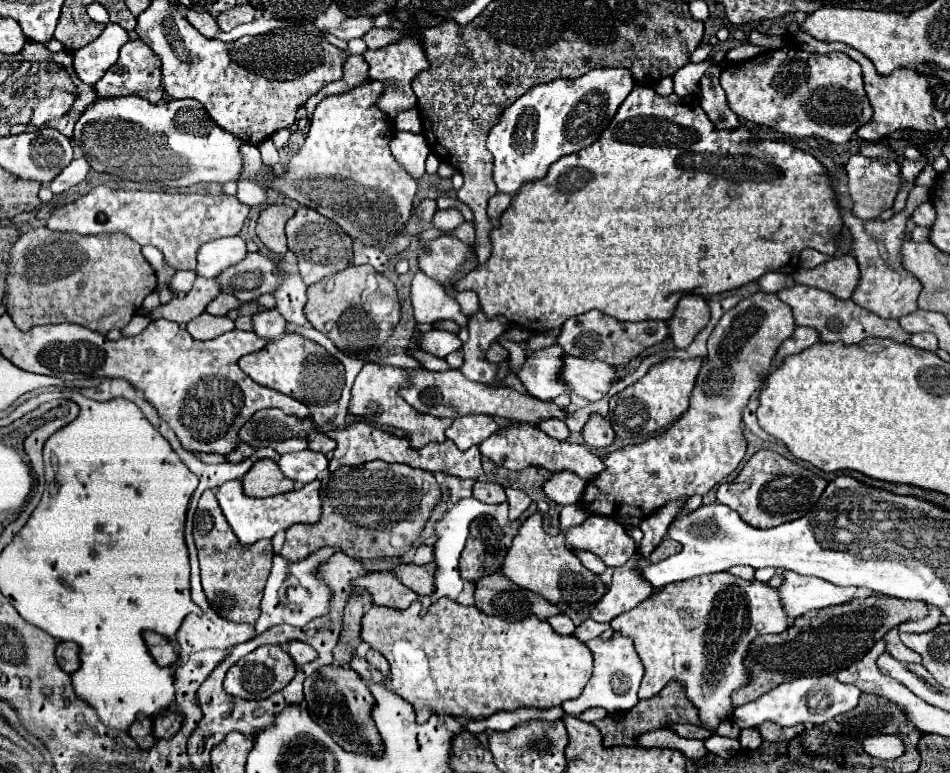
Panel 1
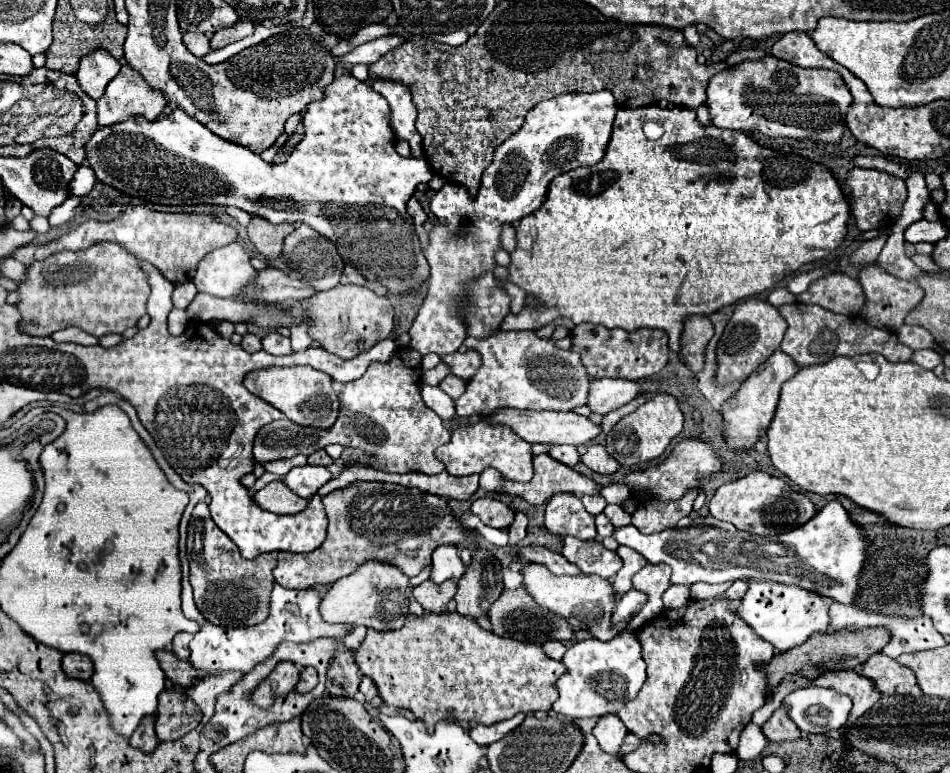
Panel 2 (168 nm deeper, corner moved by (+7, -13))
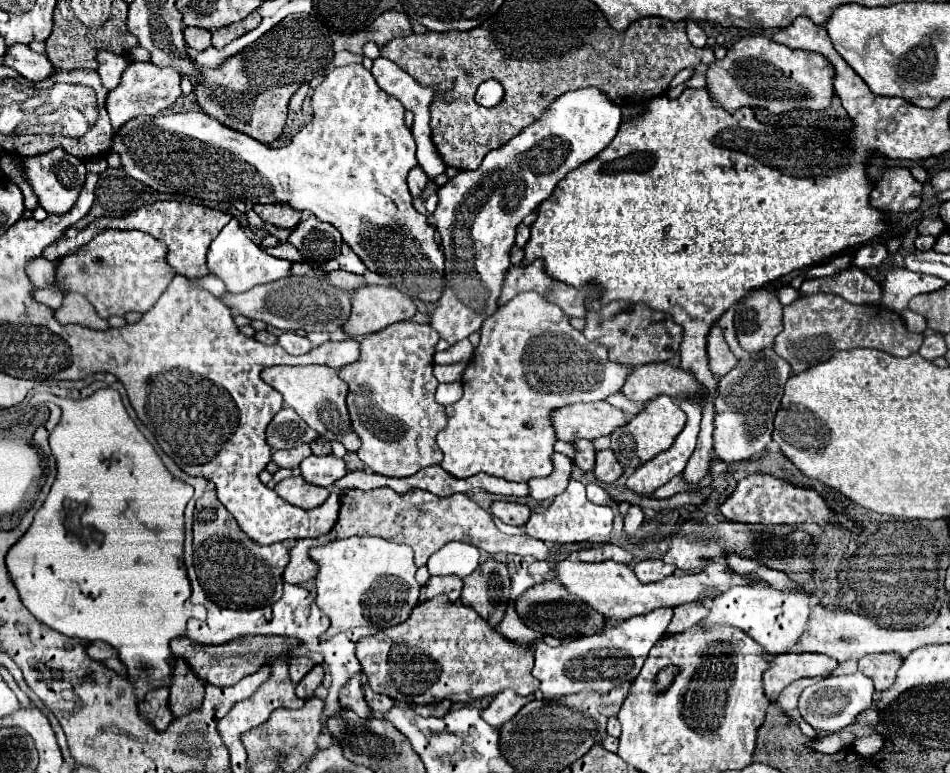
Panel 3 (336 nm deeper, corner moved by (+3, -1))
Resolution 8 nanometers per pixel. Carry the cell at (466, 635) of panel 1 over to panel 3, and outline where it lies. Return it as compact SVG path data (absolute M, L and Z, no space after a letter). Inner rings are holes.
M435 596L417 604L403 624L377 632L375 636L361 638L357 642L357 660L363 674L369 680L373 692L387 694L389 698L409 704L421 700L423 704L439 704L449 698L453 702L473 702L477 698L497 694L505 688L517 690L521 696L537 692L537 680L531 676L533 654L525 644L515 644L505 640L501 634L491 630L487 622L473 610L459 602L451 602L447 596Z

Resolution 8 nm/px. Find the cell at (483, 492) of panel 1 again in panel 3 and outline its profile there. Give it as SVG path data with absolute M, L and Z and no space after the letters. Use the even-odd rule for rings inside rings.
M493 502L491 512L493 512L493 516L497 516L499 520L503 520L505 524L511 524L511 526L523 526L531 516L529 506L517 504L517 502Z

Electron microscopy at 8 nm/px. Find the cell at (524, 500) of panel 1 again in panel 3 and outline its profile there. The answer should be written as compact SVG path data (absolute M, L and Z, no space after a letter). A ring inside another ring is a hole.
M571 480L567 490L554 498L553 504L541 512L533 514L525 524L525 530L531 538L553 542L553 544L567 544L567 542L585 542L585 540L603 540L611 534L613 528L613 510L609 506L597 506L587 500L585 486L577 480Z

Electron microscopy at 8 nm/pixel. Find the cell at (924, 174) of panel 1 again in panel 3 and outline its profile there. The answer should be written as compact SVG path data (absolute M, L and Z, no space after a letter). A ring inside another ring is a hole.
M889 168L871 192L871 204L885 212L911 212L921 204L923 184L907 168Z

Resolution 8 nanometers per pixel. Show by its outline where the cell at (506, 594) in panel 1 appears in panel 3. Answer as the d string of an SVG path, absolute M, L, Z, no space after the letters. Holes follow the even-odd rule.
M545 580L543 584L535 584L529 592L525 592L525 596L517 600L515 610L529 628L561 640L575 640L579 636L599 634L607 624L607 618L603 614L589 608L581 598L569 594L565 586L557 580Z

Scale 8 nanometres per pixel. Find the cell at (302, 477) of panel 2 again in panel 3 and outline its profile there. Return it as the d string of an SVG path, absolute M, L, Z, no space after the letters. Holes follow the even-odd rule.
M311 454L309 458L305 458L301 462L301 476L309 482L309 484L317 484L317 486L333 486L339 478L343 478L347 474L347 466L341 458L335 458L333 454L329 456L315 456Z

